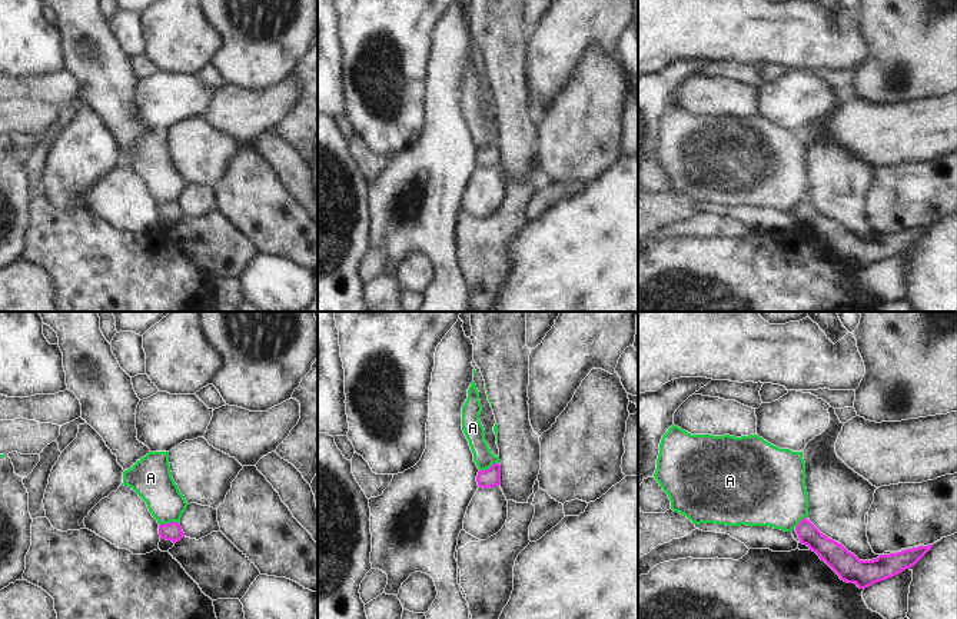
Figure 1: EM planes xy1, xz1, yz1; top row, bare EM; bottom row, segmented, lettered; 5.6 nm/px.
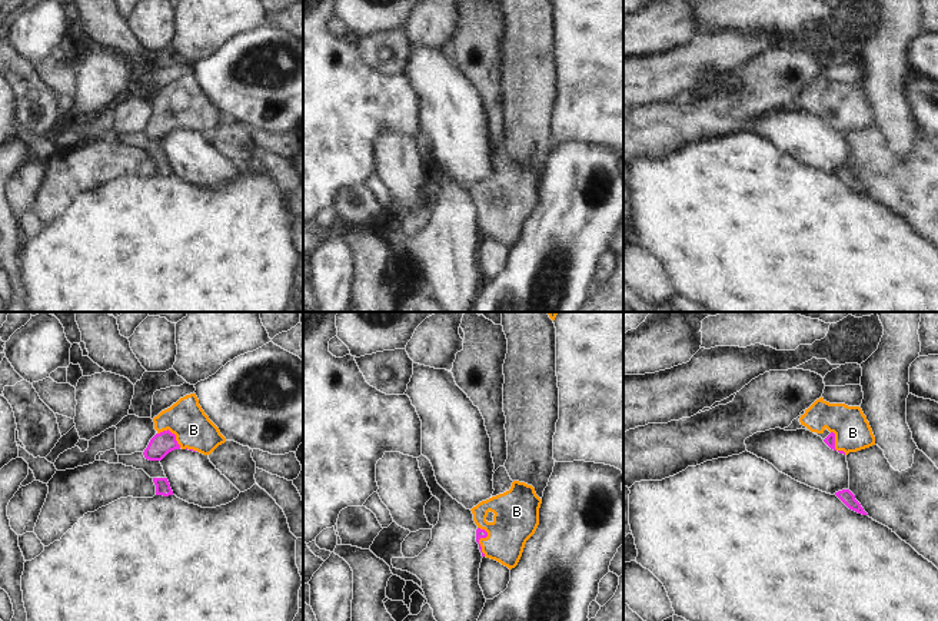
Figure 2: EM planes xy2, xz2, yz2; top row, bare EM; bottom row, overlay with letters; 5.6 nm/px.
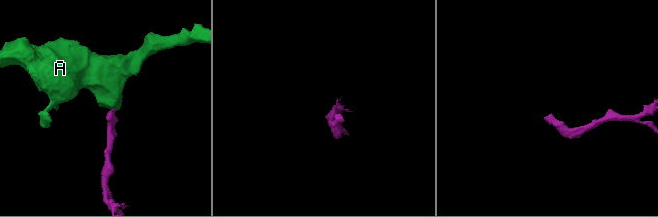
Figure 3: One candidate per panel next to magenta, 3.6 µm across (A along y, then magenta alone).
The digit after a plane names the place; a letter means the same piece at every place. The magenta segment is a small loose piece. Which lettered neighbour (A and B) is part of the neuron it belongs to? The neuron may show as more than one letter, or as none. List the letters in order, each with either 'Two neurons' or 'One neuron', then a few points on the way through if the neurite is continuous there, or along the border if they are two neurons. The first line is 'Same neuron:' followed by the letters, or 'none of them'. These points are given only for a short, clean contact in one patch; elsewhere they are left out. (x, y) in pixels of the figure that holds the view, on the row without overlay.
Same neuron: B
A: Two neurons. Boundary: xy1 (178, 202), (159, 205)
B: One neuron. Path across: xz2 (479, 212), (481, 216), (492, 215), (516, 191).

